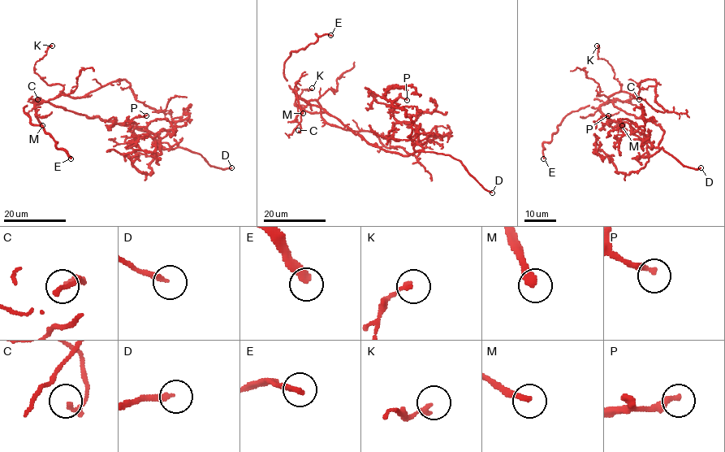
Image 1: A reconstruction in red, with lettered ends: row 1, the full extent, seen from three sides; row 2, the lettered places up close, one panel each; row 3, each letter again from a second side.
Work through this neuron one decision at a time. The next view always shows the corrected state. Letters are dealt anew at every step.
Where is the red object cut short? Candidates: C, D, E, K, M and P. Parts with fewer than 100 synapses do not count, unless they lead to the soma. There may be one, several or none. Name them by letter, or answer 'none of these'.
D, E, M

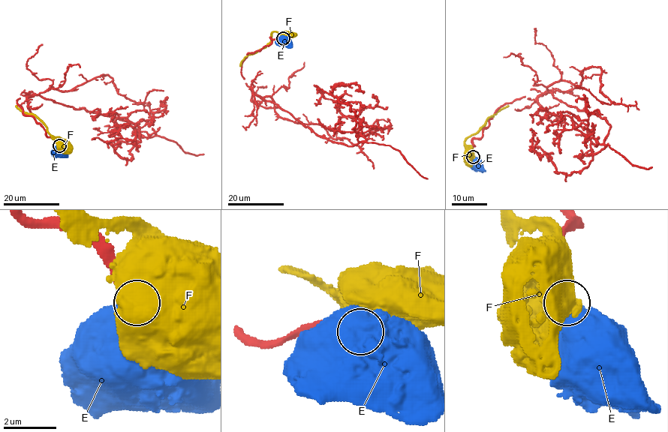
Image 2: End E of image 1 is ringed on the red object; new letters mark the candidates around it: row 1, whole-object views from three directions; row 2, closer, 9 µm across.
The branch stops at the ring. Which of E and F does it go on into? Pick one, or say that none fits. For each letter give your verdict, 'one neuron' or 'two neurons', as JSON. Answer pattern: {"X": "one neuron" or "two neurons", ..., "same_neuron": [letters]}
{"E": "one neuron", "F": "two neurons", "same_neuron": ["E"]}

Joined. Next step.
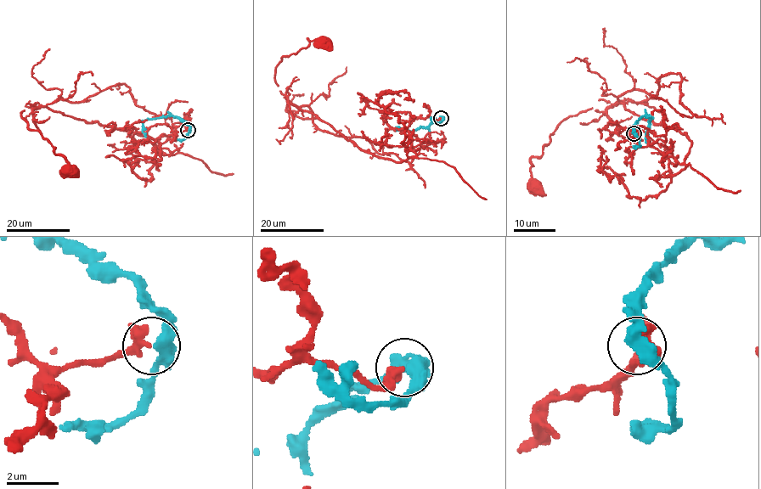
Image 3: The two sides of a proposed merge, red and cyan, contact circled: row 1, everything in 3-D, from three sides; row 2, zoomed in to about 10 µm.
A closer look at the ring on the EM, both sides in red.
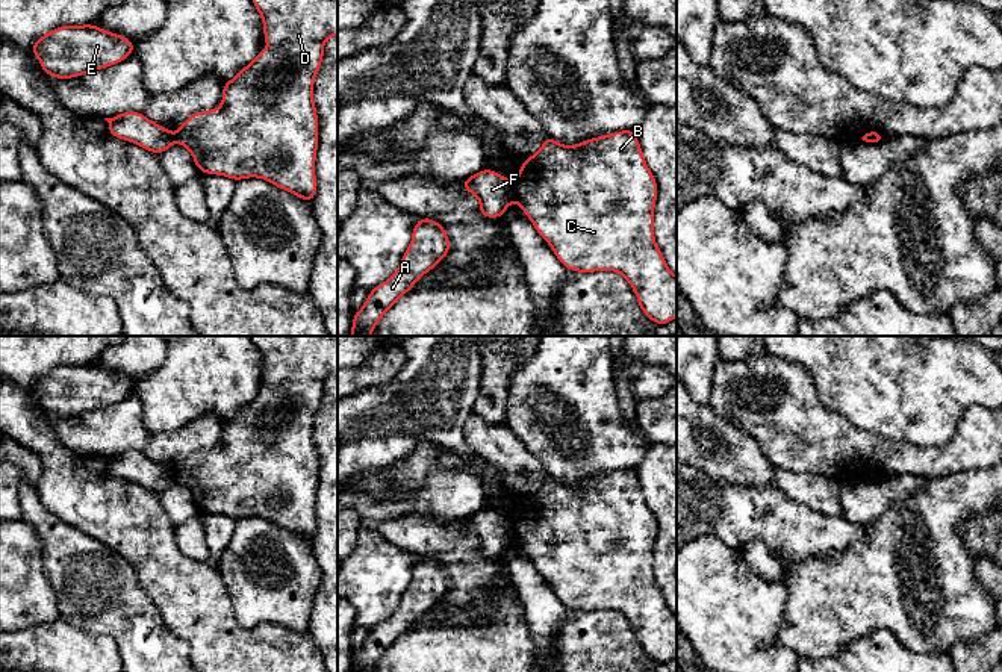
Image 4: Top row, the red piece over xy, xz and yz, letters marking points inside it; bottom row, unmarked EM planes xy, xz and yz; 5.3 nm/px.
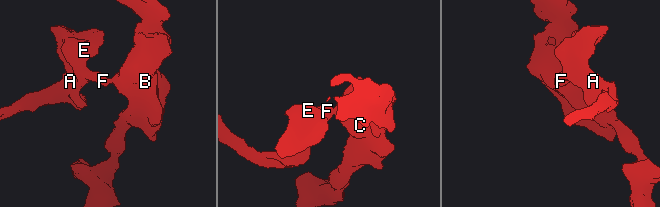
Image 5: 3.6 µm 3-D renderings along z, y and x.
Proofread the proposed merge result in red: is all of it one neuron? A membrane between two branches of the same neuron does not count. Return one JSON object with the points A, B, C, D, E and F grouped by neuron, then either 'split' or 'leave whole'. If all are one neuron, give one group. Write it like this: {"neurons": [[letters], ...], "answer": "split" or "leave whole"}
{"neurons": [["A", "E", "F"], ["B", "C", "D"]], "answer": "split"}

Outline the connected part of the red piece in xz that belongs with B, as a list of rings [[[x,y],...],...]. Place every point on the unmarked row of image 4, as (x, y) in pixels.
[[[636,469],[590,477],[574,486],[546,475],[539,490],[524,498],[515,521],[515,539],[566,608],[619,611],[631,624],[642,651],[652,661],[661,666],[677,657],[677,614],[667,607],[654,578],[657,519],[645,501]]]

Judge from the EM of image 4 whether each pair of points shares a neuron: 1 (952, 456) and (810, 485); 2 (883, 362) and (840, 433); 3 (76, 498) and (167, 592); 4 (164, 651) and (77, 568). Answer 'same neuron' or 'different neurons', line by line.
1: different neurons
2: different neurons
3: same neuron
4: same neuron

